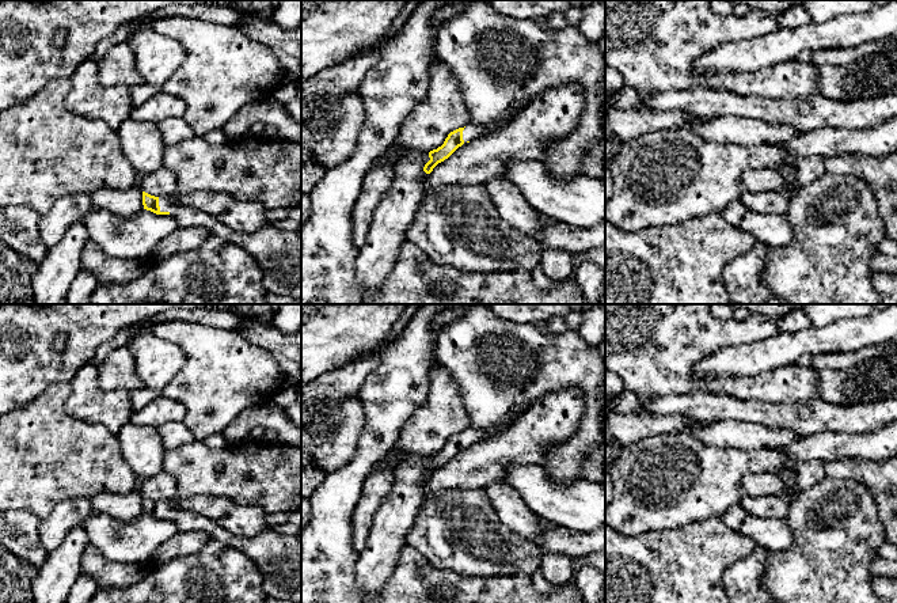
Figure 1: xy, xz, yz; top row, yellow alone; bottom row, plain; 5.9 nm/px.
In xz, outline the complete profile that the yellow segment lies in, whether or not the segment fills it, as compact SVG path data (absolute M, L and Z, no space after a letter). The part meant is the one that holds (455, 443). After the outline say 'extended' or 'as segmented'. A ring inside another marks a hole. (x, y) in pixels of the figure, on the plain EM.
M502 424L498 428L490 429L489 432L480 432L474 426L470 426L464 432L459 432L451 436L441 451L429 456L430 464L425 469L423 475L426 478L430 478L438 467L448 463L464 447L470 447L475 443L493 439L512 425L513 424Z | extended

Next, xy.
M145 496L142 509L156 519L171 517L179 531L204 531L242 551L256 565L267 596L301 603L301 539L297 535L284 535L269 528L254 538L240 538L206 516Z | extended

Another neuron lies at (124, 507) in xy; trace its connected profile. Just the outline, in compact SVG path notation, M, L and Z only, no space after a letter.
M138 489L126 494L99 493L91 500L95 512L118 520L132 520L144 515L142 496Z

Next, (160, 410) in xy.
M159 395L142 409L133 412L130 422L159 428L167 422L182 422L186 407L174 399Z

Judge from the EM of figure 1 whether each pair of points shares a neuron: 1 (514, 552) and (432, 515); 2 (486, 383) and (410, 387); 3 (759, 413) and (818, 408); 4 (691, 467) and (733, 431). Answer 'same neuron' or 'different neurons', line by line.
1: same neuron
2: different neurons
3: same neuron
4: different neurons

